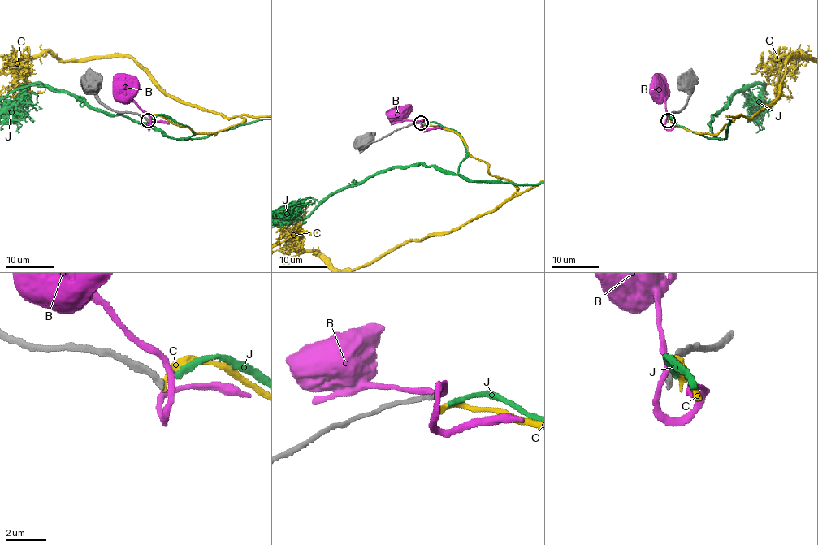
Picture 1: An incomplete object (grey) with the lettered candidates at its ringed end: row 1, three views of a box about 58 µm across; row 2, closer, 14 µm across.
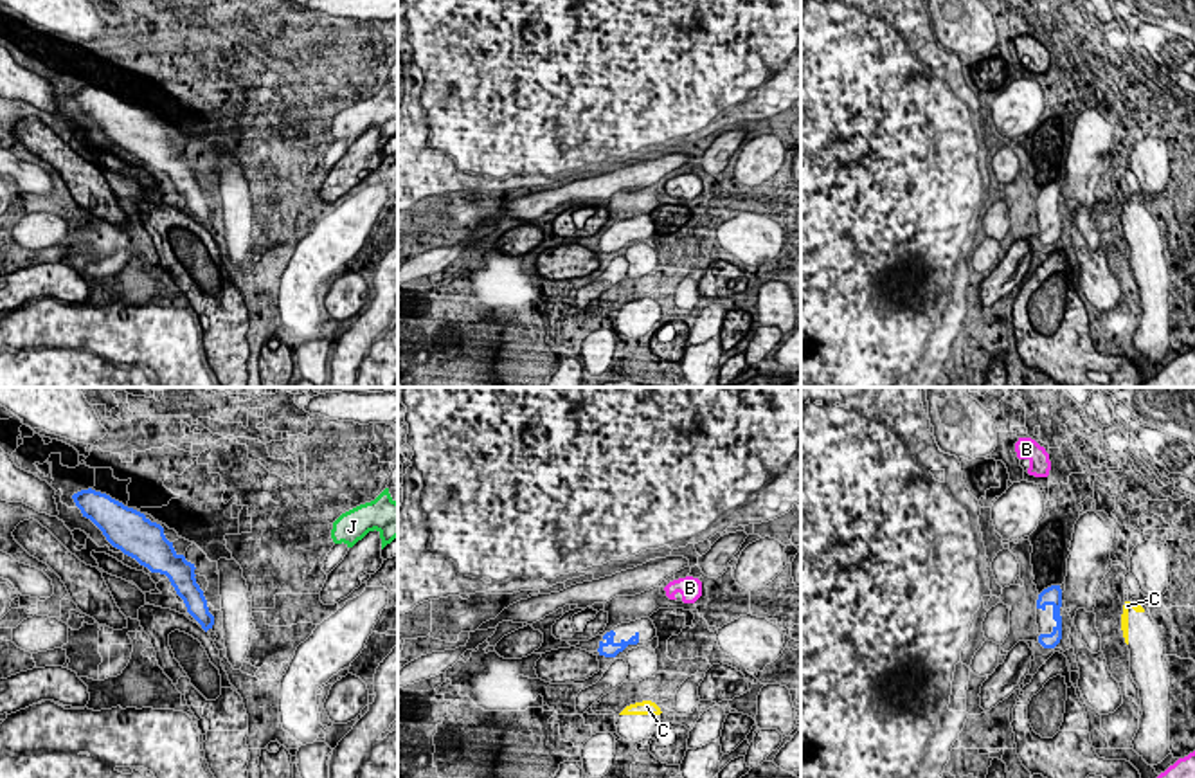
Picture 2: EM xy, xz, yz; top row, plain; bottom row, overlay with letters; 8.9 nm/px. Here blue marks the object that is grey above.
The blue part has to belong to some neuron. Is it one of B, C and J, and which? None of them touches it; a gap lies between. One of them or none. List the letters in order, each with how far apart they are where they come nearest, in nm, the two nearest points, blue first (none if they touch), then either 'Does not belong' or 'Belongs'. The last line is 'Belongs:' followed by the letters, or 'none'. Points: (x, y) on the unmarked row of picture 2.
B: Distance 420 nm. Across: xz (637, 229), (670, 195). Does not belong
C: Distance 460 nm. Across: xz (614, 253), (630, 301). Belongs
J: Distance 1250 nm. Across: xy (195, 164), (332, 134). Does not belong
Belongs: C

